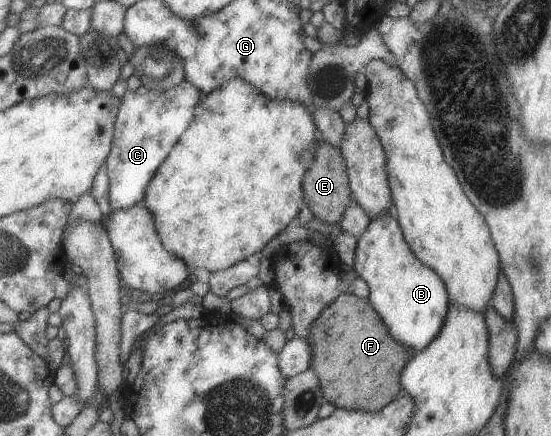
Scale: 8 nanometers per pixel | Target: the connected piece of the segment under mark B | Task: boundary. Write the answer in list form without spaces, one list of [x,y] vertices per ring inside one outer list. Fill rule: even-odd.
[[[384,211],[369,219],[368,226],[357,236],[355,243],[355,258],[352,268],[369,288],[367,299],[372,308],[383,320],[388,332],[399,343],[409,346],[416,351],[424,348],[425,344],[436,336],[438,329],[444,322],[449,307],[449,298],[442,279],[428,265],[422,264],[411,252],[411,248],[404,240],[402,231],[392,211]]]

